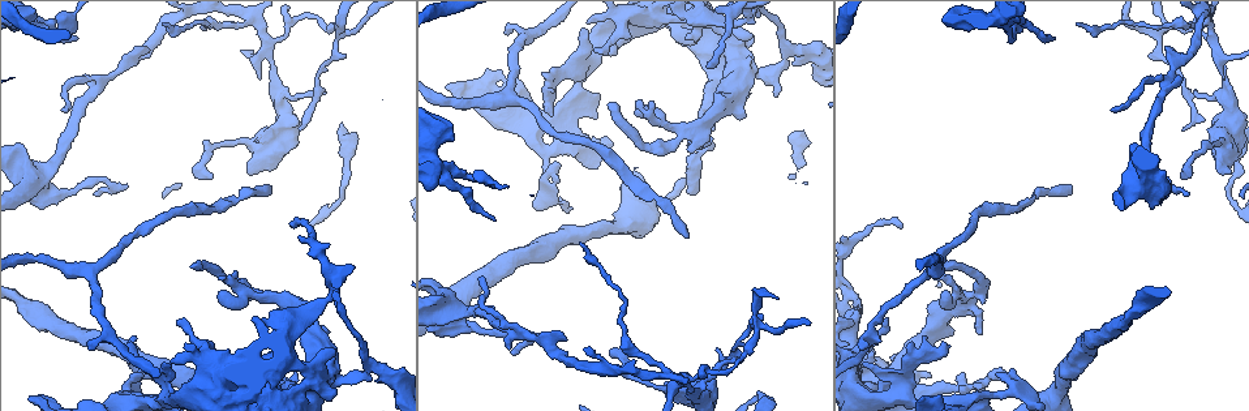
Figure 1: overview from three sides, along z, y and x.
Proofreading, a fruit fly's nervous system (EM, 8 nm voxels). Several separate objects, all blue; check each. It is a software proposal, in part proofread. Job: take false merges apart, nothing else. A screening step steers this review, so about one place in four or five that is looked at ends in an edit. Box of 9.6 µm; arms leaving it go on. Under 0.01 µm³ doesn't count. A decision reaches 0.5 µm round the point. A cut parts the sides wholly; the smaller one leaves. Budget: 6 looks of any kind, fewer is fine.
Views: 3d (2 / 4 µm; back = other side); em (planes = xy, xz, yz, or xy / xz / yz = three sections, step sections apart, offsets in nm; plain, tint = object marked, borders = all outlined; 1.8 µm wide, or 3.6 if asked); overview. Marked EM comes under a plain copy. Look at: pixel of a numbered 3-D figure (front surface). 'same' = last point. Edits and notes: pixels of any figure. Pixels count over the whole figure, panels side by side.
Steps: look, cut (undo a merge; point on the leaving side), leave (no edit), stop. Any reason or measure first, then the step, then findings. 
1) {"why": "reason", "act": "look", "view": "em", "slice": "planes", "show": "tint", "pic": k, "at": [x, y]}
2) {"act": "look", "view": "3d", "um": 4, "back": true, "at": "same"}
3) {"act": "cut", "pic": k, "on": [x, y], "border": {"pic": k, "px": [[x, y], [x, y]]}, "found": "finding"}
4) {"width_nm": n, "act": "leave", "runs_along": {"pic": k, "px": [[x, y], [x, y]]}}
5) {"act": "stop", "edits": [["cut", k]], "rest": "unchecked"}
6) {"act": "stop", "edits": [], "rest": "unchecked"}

{"why": "two arms at a narrow angle", "act": "look", "view": "3d", "um": 2, "pic": 1, "at": [444, 169]}

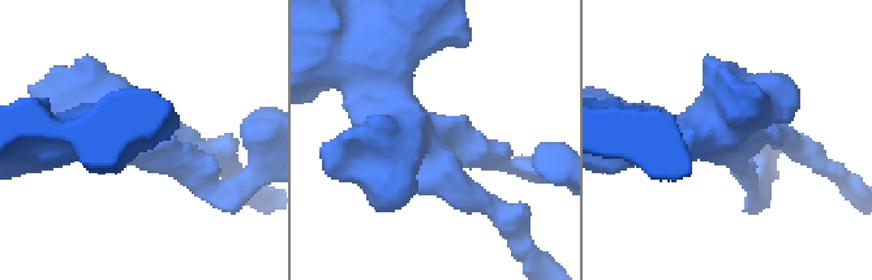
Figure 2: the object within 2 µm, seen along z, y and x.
{"arms": 3, "act": "look", "view": "em", "slice": "planes", "show": "borders", "pic": 2, "at": [439, 144]}

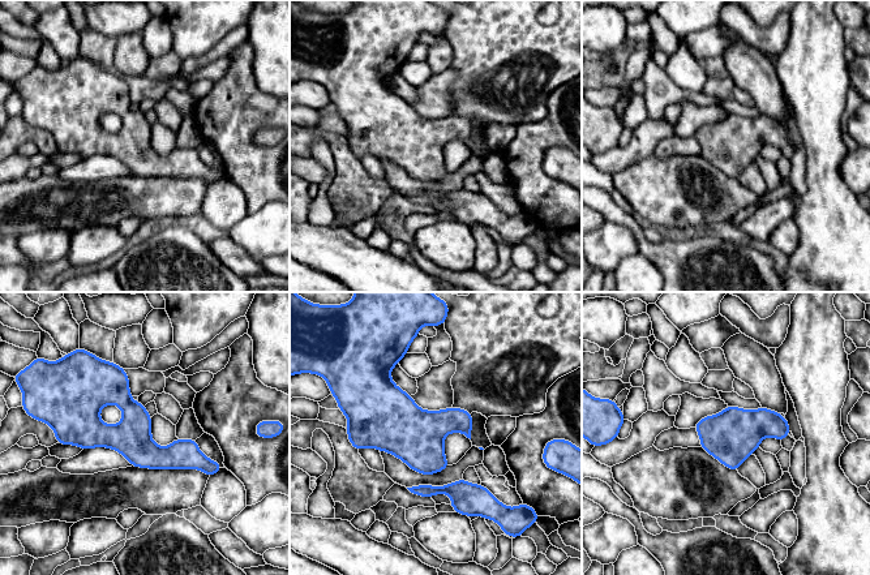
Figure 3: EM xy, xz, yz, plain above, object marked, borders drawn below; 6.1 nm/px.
{"act": "leave", "found": "continuous, no second neuron"}

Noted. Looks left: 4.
{"why": "touches itself", "act": "look", "view": "3d", "um": 4, "pic": 1, "at": [337, 29]}

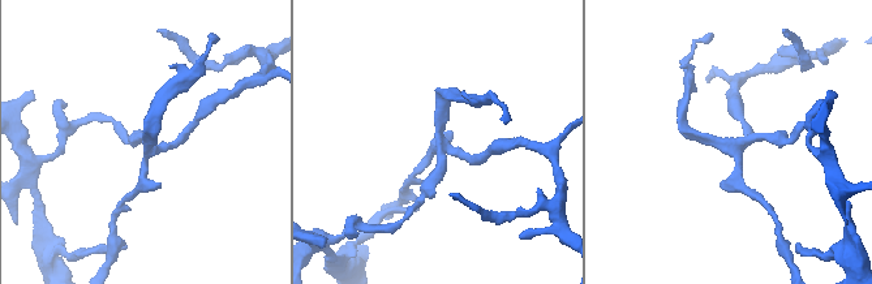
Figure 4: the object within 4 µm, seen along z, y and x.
{"why": "now the EM", "act": "look", "view": "em", "slice": "xy", "step": 8, "show": "tint", "pic": 4, "at": [441, 157]}

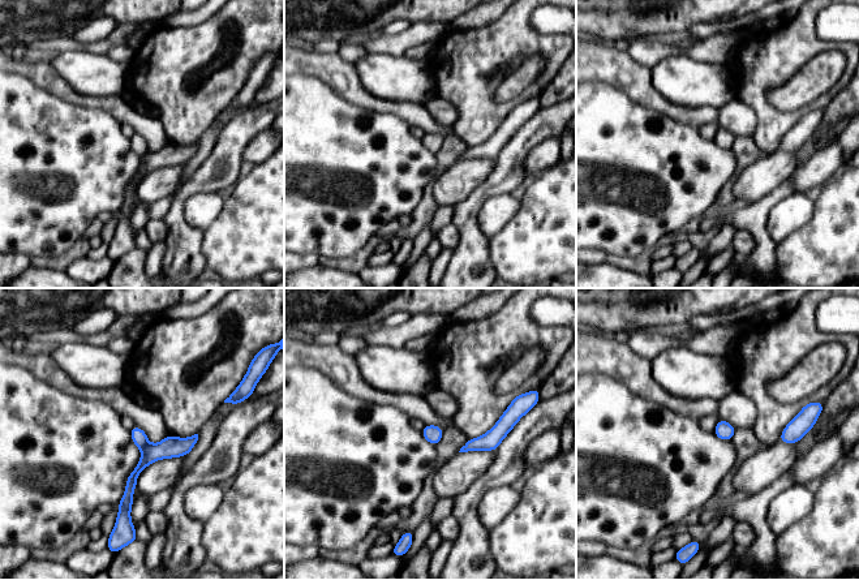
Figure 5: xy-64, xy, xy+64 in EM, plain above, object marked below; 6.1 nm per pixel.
{"act": "look", "view": "em", "slice": "yz", "step": 4, "show": "tint", "at": "same"}

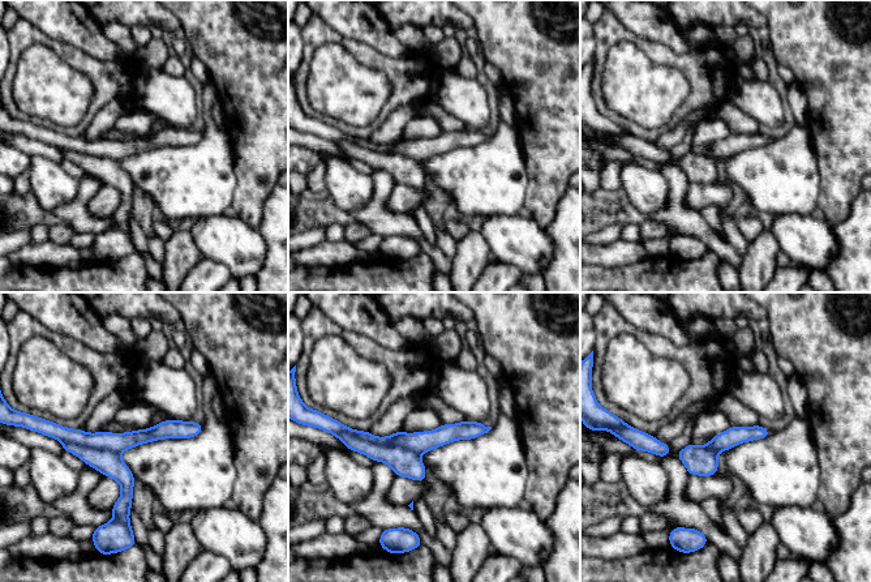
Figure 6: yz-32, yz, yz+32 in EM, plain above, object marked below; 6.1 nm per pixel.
{"width_nm": 130, "act": "leave", "runs_along": {"pic": 6, "px": [[198, 427], [120, 443], [64, 433]]}, "found": "continuous, no second neuron"}

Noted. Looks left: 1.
{"why": "touches itself", "act": "look", "view": "em", "um": 3.6, "slice": "xy", "step": 4, "show": "tint", "pic": 1, "at": [320, 380]}

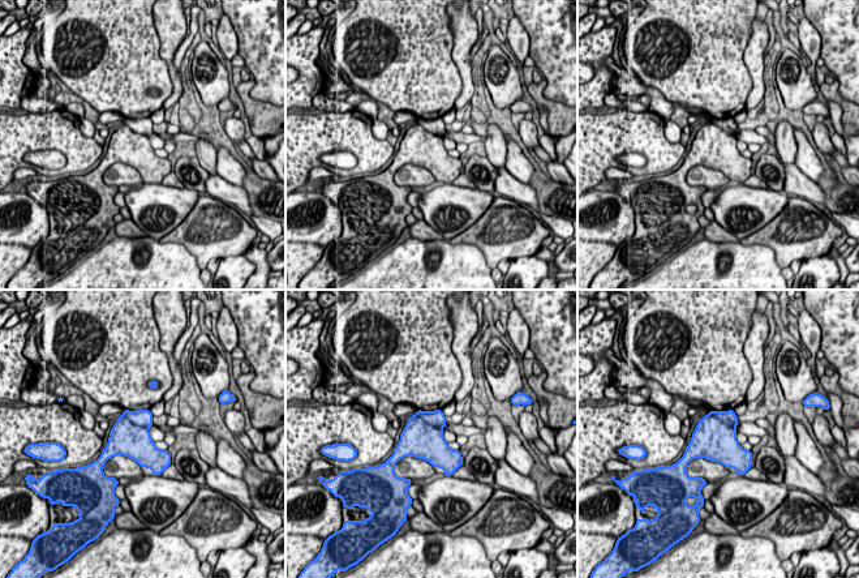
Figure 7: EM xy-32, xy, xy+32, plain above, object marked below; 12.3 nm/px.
{"width_nm": 480, "act": "leave", "found": "continuous, no second neuron"}

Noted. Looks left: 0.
{"act": "stop", "edits": [], "rest": "unchecked"}

